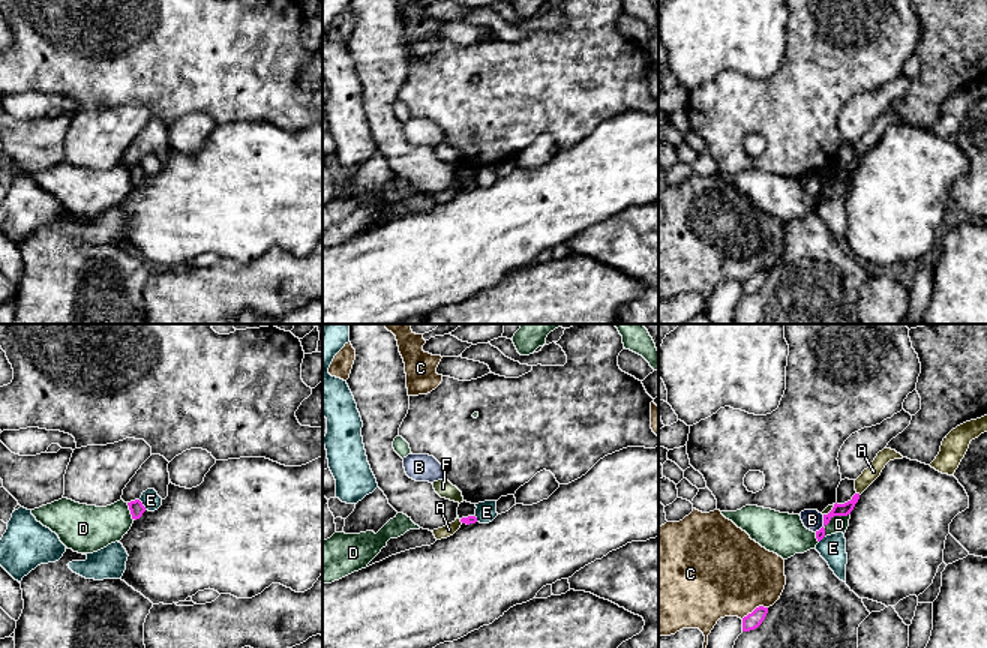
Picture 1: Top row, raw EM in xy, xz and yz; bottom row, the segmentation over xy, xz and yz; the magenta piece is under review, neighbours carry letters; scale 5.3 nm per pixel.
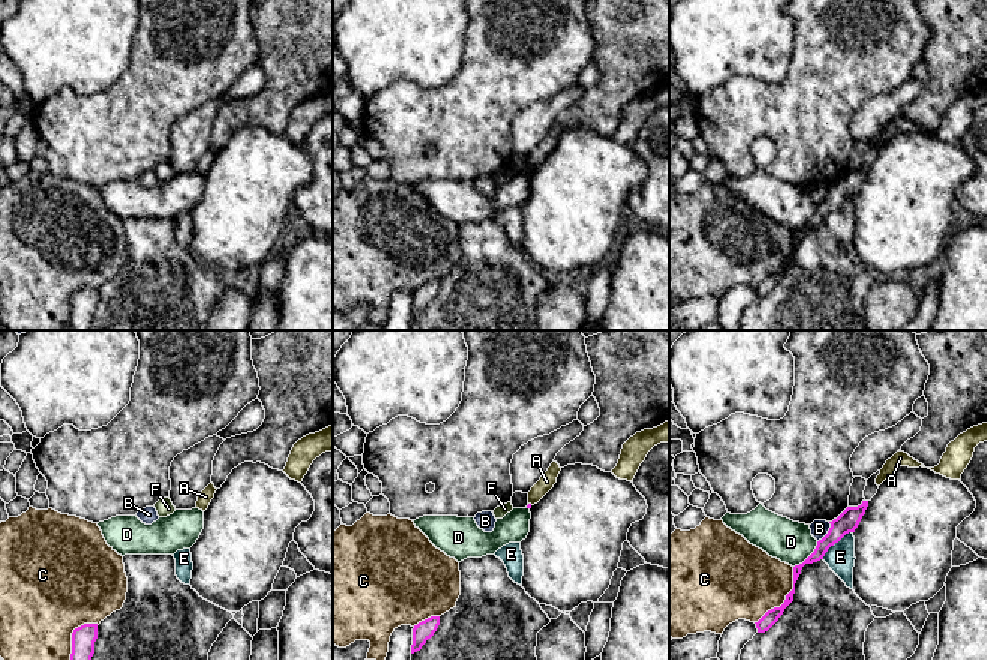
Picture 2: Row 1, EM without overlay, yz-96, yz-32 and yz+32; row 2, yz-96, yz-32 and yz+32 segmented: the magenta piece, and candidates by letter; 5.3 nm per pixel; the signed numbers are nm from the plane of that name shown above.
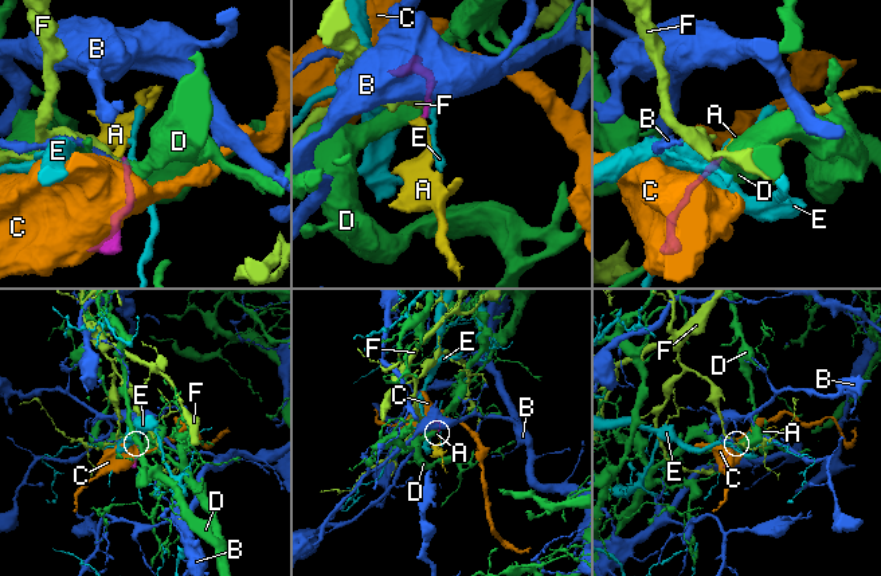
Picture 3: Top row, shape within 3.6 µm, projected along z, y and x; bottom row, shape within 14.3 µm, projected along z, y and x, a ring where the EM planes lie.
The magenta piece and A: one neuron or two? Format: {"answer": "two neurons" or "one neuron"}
{"answer": "two neurons"}

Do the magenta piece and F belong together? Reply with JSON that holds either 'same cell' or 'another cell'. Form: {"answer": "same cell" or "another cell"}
{"answer": "another cell"}

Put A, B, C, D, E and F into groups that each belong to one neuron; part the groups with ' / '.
A / B / C / D / E / F

